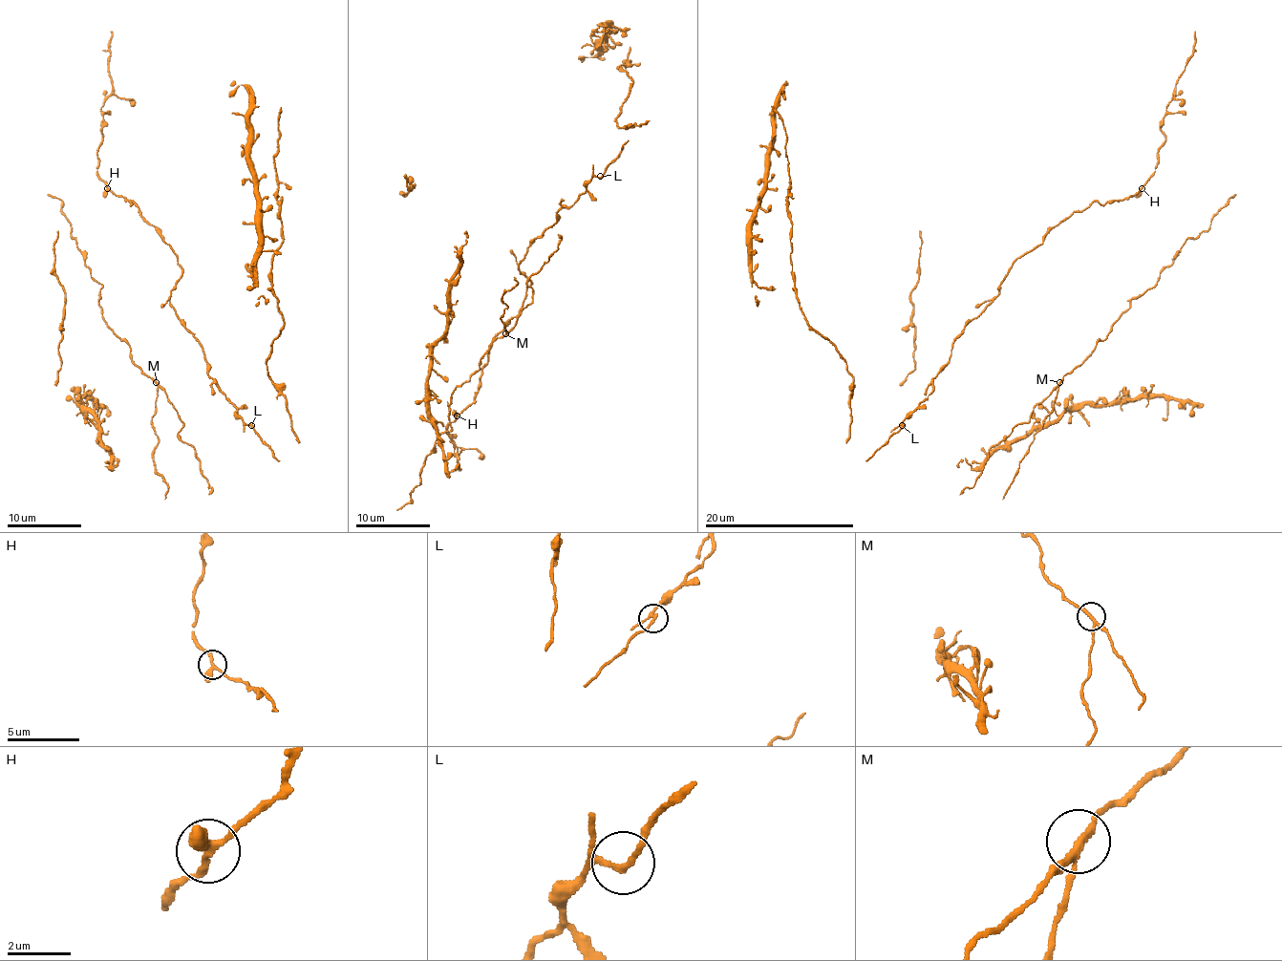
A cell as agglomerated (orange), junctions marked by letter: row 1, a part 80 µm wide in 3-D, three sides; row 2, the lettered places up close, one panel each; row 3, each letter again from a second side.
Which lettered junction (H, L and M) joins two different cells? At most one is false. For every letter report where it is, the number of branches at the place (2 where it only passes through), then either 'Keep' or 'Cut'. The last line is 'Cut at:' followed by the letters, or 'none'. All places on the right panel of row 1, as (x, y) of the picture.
H: Place: (1142, 188). Branches: 3. Keep
L: Place: (902, 425). Branches: 3. Keep
M: Place: (1059, 382). Branches: 3. Cut
Cut at: M

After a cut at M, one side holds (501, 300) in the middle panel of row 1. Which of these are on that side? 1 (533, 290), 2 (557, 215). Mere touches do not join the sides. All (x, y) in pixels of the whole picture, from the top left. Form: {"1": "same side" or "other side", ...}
{"1": "other side", "2": "same side"}

